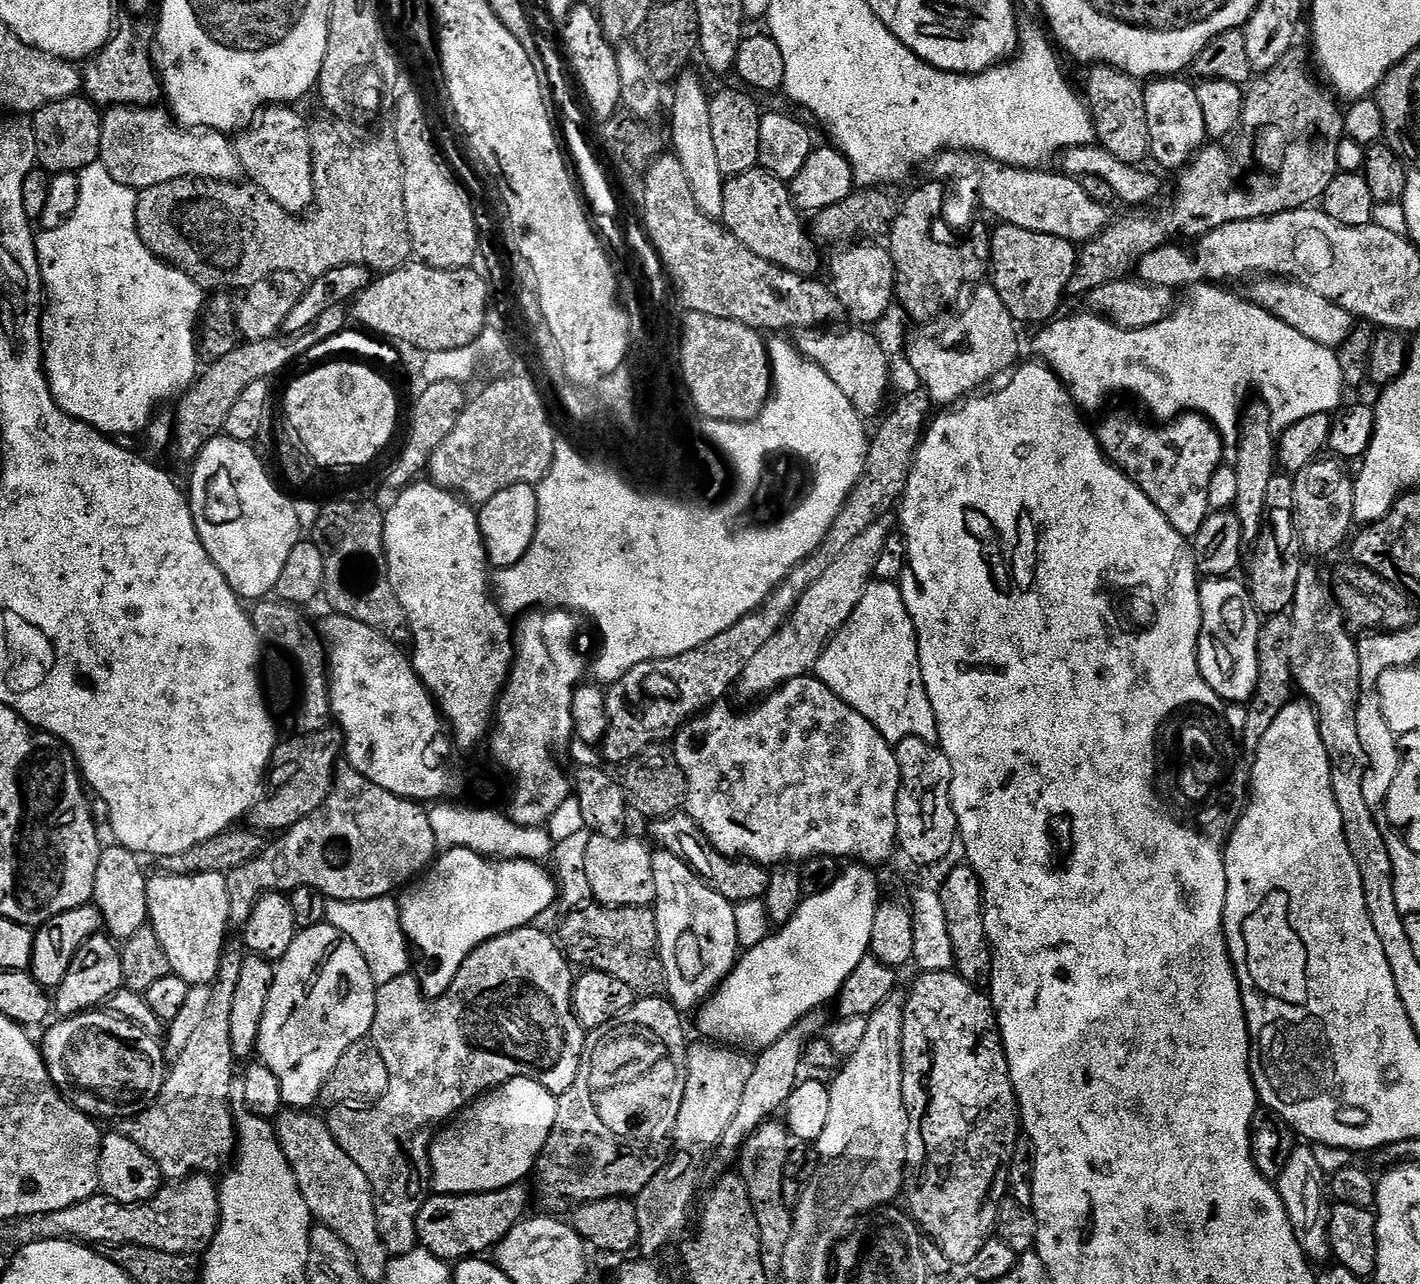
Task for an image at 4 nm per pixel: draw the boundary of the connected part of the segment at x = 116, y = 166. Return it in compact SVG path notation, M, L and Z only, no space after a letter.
M144 106L105 111L98 124L99 167L107 173L109 181L124 190L162 186L171 180L224 182L235 177L232 175L238 172L238 157L223 135L210 130L172 128L167 128Z

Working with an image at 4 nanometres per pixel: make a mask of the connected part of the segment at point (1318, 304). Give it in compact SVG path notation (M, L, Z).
M1262 278L1255 284L1257 286L1252 287L1248 296L1246 295L1249 303L1266 310L1323 349L1337 349L1353 335L1356 318L1351 312L1342 310L1341 307L1322 298L1321 295L1314 294L1313 291L1306 290L1300 284L1279 278Z

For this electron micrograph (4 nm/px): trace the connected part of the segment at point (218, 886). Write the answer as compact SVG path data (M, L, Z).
M198 873L197 876L167 876L156 874L147 881L144 890L146 920L156 936L164 957L168 959L171 975L188 986L209 983L210 964L217 945L225 947L224 931L230 925L230 905L226 895L226 880L221 873Z

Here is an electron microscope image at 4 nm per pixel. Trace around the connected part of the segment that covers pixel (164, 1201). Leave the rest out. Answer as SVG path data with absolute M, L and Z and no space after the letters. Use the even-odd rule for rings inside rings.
M191 1175L187 1180L181 1180L173 1183L171 1186L161 1187L157 1191L156 1195L151 1200L143 1201L139 1204L133 1204L131 1206L125 1206L123 1204L116 1204L113 1200L109 1200L100 1194L93 1194L88 1197L87 1200L78 1202L74 1206L66 1206L66 1210L58 1210L57 1212L51 1212L50 1214L38 1214L37 1216L26 1216L17 1219L15 1223L11 1225L12 1230L8 1231L6 1236L8 1239L13 1240L16 1246L23 1246L25 1244L36 1244L40 1240L70 1240L73 1242L79 1242L85 1246L97 1246L96 1244L108 1244L107 1246L115 1246L118 1244L133 1244L139 1248L149 1248L150 1250L156 1250L158 1252L165 1252L166 1254L174 1254L175 1256L183 1256L185 1254L192 1254L195 1248L203 1249L205 1245L209 1243L210 1237L218 1223L218 1188L215 1183L211 1184L211 1179L204 1177L203 1175Z

